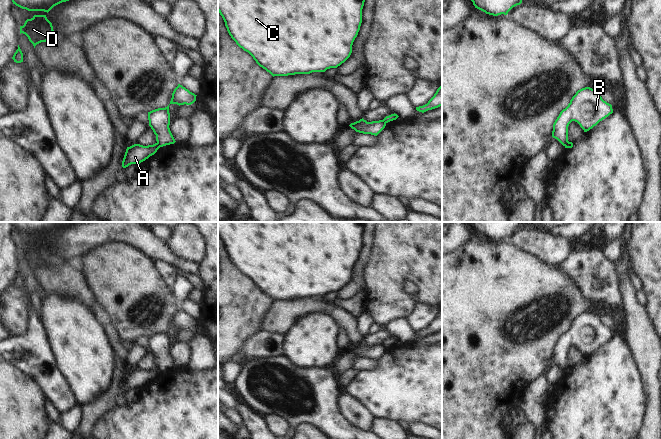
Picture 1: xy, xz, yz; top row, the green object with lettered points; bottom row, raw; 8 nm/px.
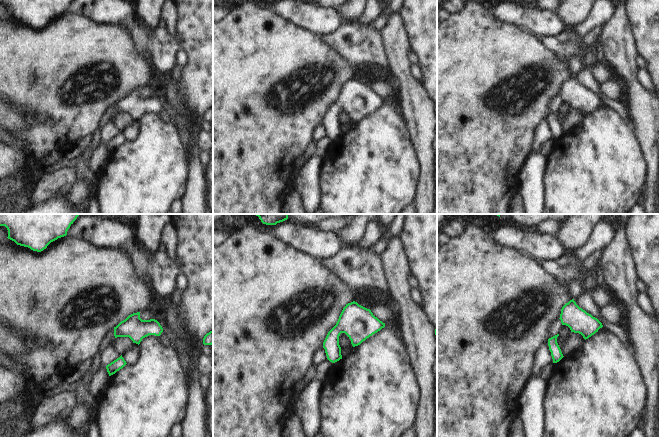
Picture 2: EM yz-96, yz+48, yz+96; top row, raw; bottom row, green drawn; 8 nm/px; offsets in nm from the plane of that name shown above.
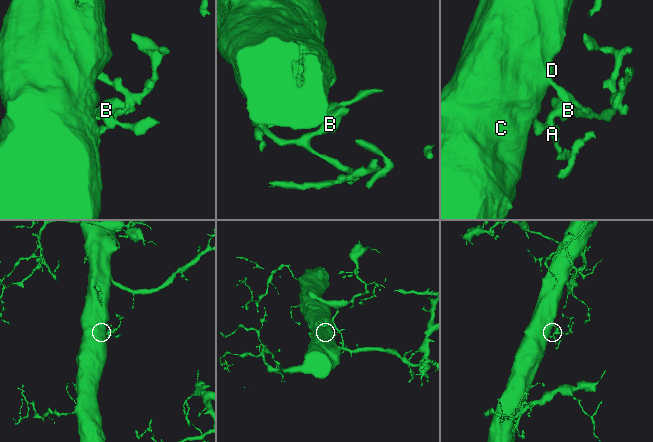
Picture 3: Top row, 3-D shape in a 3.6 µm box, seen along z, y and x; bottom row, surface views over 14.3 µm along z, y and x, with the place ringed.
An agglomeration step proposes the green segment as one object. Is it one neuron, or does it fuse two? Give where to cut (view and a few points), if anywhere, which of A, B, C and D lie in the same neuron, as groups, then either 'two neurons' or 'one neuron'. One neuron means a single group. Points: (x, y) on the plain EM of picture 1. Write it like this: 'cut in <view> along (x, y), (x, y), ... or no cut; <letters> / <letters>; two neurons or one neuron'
cut in xy along (157, 366), (160, 370); A / B C D; two neurons

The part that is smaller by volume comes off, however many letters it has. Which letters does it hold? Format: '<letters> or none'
A

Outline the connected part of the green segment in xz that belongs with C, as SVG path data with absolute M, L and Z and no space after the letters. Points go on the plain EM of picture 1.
M218 222L218 236L236 268L274 300L337 292L352 277L365 222Z

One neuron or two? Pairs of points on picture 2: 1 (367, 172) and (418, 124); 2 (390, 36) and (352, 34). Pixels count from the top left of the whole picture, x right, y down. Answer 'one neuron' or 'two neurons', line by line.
1: two neurons
2: two neurons

